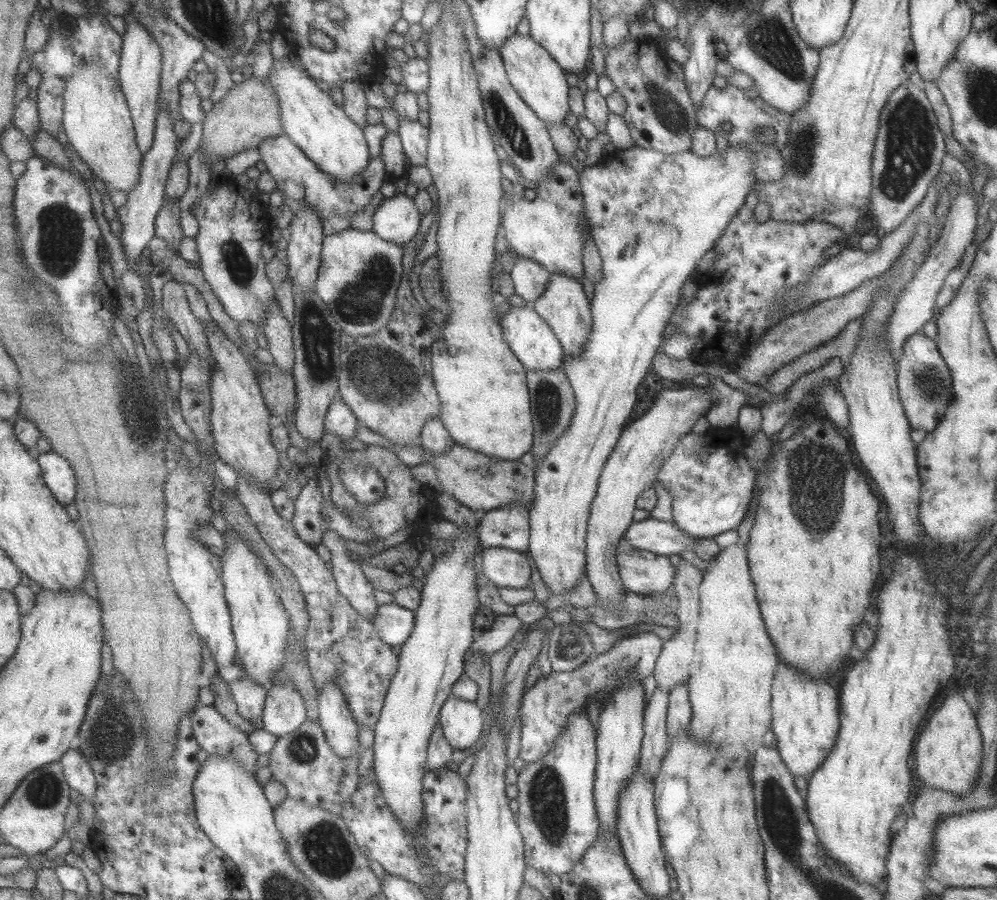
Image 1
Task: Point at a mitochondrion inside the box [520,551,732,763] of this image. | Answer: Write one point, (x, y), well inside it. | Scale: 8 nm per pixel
(603, 692)

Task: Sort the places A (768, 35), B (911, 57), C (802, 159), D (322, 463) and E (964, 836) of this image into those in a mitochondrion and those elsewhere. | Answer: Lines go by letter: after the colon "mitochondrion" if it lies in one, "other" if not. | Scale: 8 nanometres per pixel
A: mitochondrion
B: other
C: mitochondrion
D: other
E: other

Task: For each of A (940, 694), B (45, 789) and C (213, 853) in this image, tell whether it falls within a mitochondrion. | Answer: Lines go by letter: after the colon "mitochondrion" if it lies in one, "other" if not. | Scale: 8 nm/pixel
A: other
B: mitochondrion
C: other

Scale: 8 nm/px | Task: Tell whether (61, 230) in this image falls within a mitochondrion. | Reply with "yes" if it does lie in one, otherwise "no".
yes

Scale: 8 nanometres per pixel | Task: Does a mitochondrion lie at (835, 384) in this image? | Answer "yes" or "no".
no

